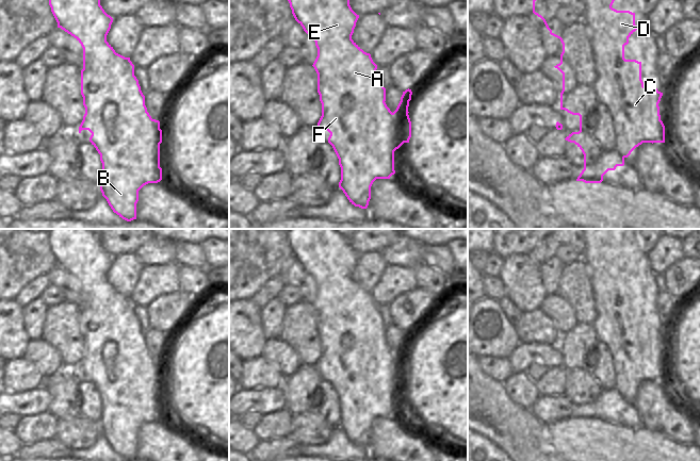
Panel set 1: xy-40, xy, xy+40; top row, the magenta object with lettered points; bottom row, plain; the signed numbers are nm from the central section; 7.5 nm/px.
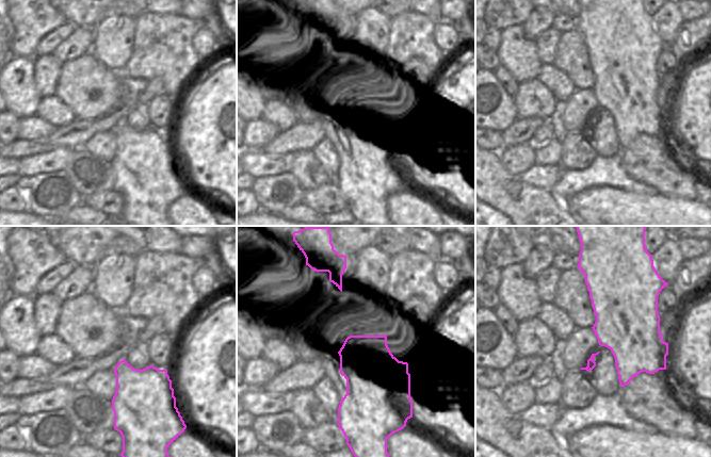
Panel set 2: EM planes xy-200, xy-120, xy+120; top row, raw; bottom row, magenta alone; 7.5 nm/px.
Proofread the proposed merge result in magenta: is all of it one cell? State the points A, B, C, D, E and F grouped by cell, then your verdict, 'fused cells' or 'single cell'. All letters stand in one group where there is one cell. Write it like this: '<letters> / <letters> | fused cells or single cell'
A B C D E F | single cell

